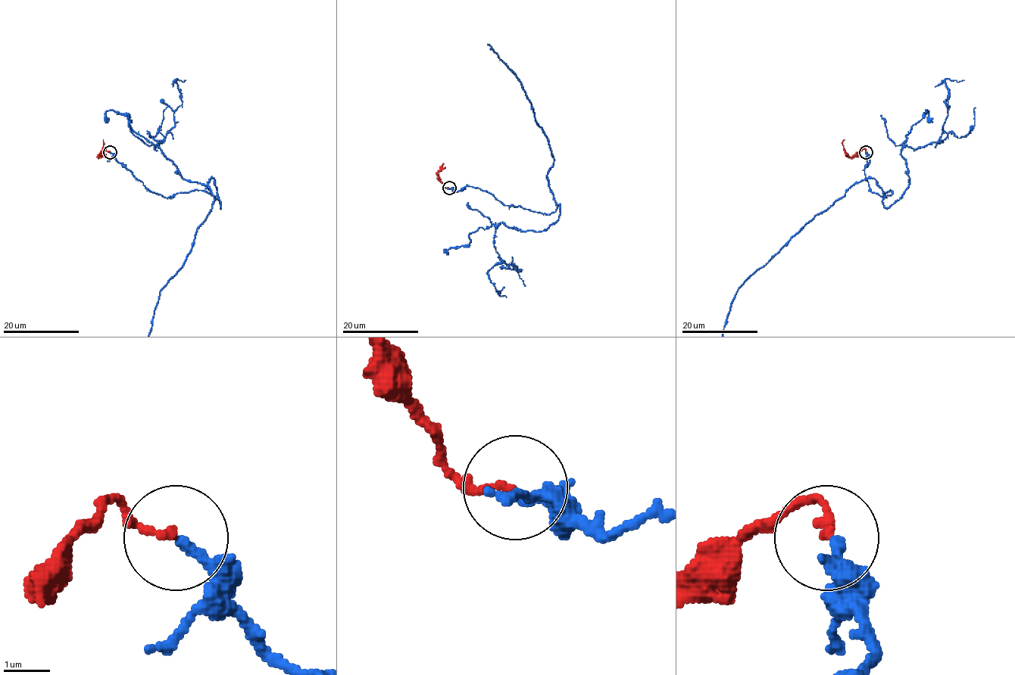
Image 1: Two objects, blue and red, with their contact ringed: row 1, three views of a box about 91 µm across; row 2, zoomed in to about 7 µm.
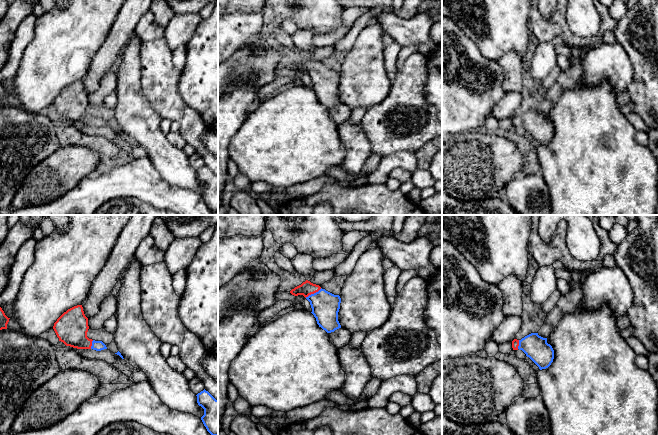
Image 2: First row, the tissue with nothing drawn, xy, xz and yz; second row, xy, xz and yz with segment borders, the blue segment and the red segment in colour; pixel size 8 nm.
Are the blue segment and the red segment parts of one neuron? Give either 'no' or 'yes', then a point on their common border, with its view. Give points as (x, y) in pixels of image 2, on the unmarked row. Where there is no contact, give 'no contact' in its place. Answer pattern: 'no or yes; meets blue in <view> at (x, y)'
yes; meets blue in xz at (314, 69)

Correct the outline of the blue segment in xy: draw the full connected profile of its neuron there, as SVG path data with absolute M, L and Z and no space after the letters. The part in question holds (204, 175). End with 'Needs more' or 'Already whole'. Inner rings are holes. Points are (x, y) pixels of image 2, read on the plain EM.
M205 165L198 169L197 179L204 185L201 196L212 212L218 212L218 176Z. Already whole

